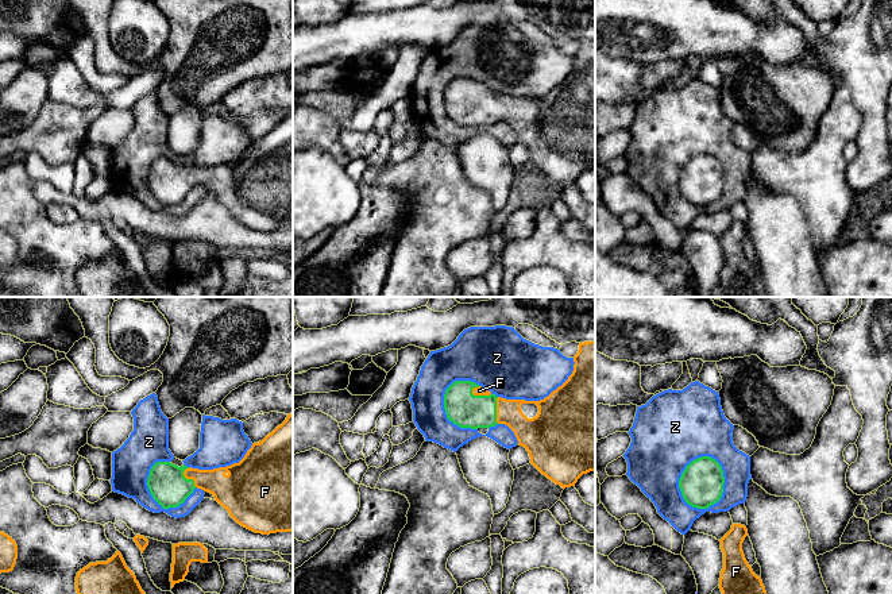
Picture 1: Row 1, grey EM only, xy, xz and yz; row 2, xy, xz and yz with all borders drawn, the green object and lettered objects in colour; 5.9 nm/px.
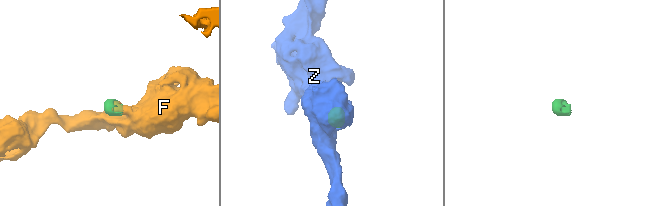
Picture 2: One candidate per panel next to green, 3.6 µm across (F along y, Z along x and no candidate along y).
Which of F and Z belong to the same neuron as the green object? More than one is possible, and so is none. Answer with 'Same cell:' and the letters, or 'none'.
Same cell: F

